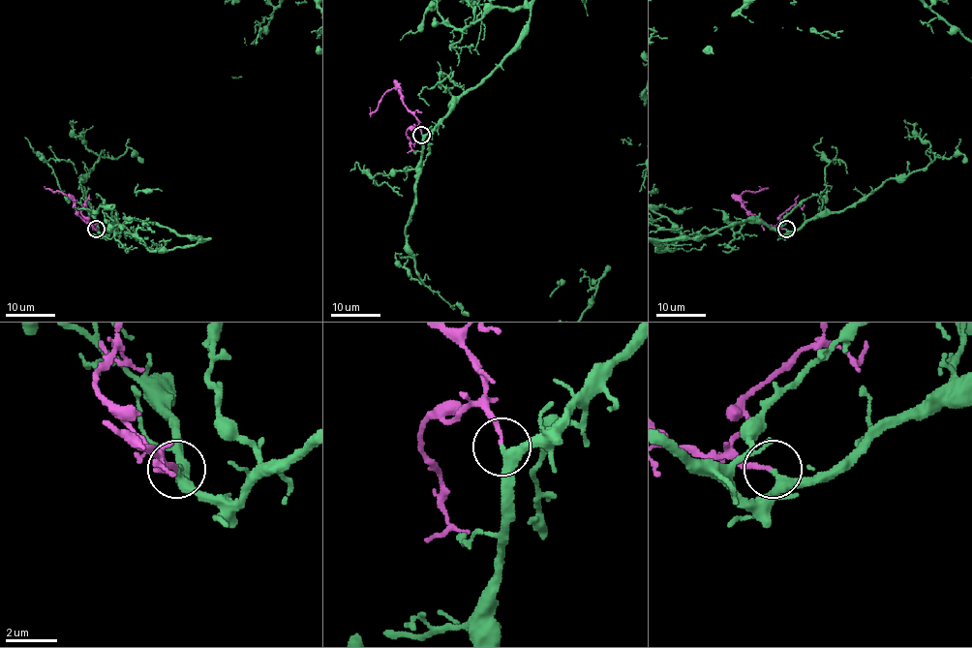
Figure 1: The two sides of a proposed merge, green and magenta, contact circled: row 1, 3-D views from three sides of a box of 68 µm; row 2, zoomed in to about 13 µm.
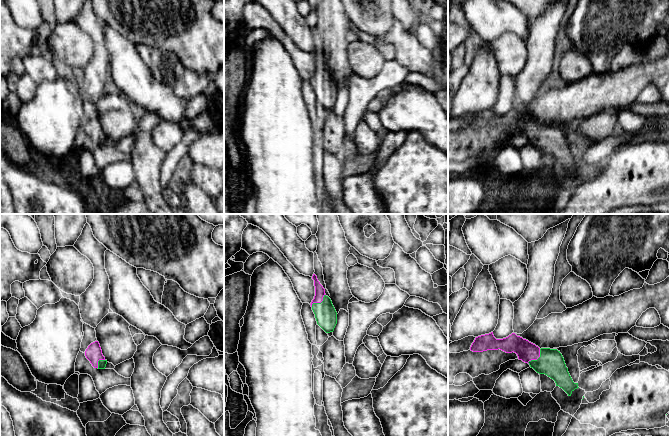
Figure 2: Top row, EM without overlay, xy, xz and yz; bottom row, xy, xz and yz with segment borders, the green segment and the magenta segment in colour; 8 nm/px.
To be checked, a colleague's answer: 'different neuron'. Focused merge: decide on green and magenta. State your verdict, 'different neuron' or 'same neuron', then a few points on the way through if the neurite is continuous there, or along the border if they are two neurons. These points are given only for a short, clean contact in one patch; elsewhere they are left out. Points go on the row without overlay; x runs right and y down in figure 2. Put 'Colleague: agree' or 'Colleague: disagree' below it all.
same neuron; runs through yz (551, 138), (537, 135), (526, 127)
Colleague: disagree

